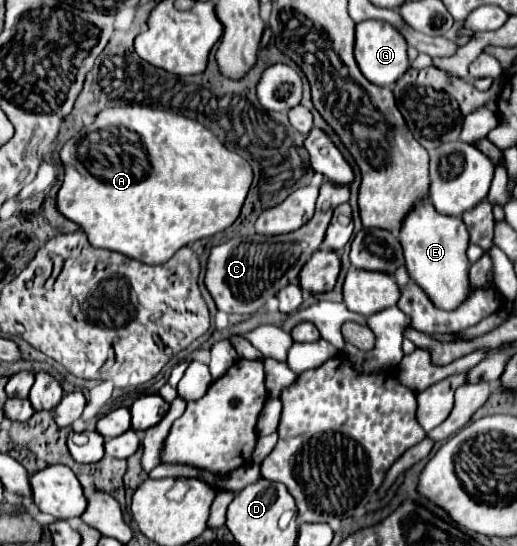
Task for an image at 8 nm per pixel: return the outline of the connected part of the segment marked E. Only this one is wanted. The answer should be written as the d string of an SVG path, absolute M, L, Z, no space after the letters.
M422 200L406 216L400 228L400 242L404 248L408 276L426 292L426 296L430 296L434 306L442 310L458 308L458 304L462 304L462 300L470 296L472 292L472 284L468 278L470 262L466 258L468 230L462 218L438 214L430 200Z

